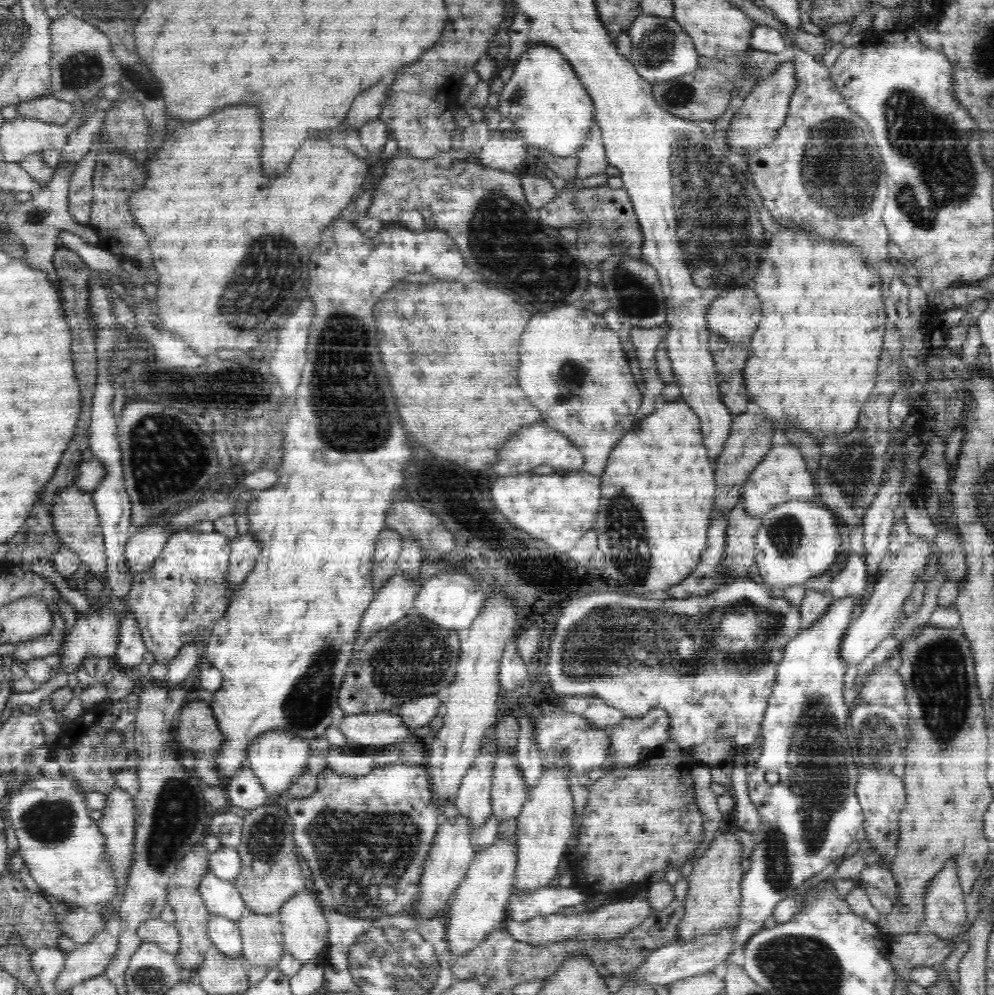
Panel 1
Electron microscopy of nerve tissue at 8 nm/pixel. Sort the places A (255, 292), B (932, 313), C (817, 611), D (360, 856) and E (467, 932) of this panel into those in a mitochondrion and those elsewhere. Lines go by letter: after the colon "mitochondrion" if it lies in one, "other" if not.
A: mitochondrion
B: other
C: other
D: mitochondrion
E: other

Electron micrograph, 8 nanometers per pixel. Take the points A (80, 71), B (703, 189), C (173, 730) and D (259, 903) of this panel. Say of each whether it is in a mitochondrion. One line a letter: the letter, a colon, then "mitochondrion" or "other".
A: mitochondrion
B: mitochondrion
C: other
D: other

